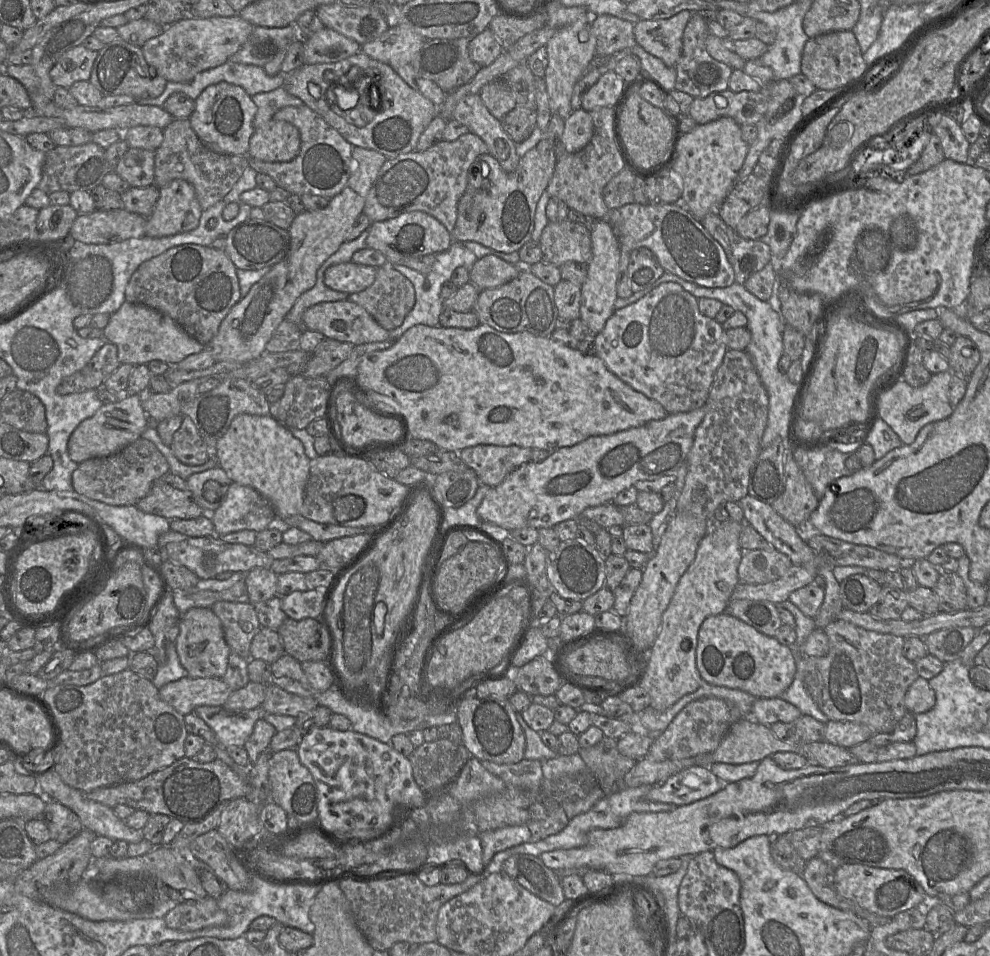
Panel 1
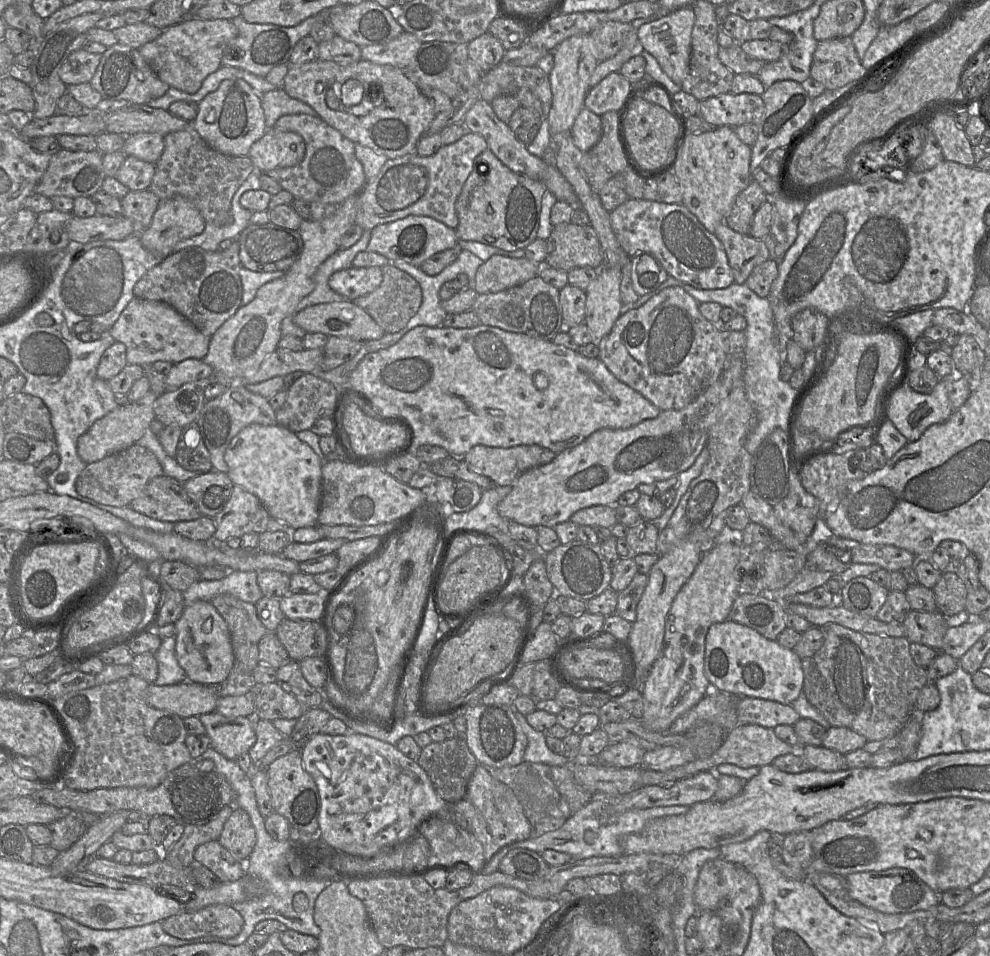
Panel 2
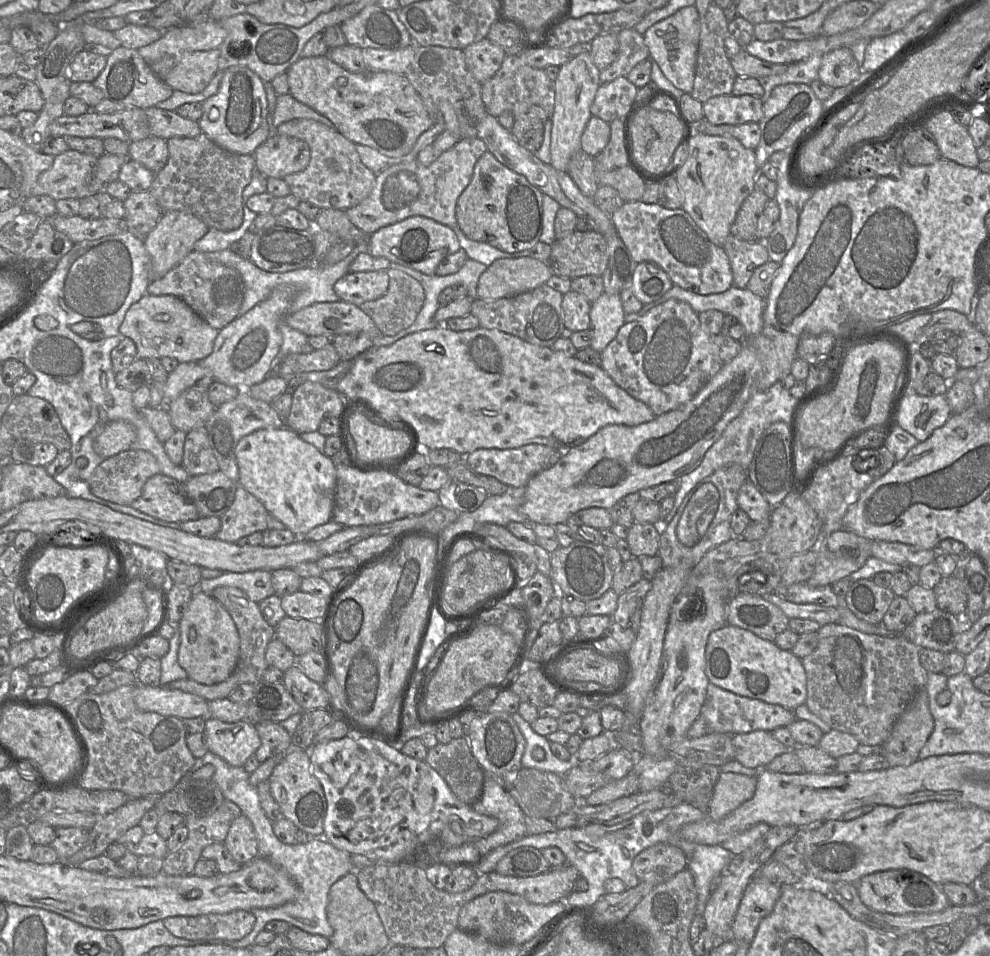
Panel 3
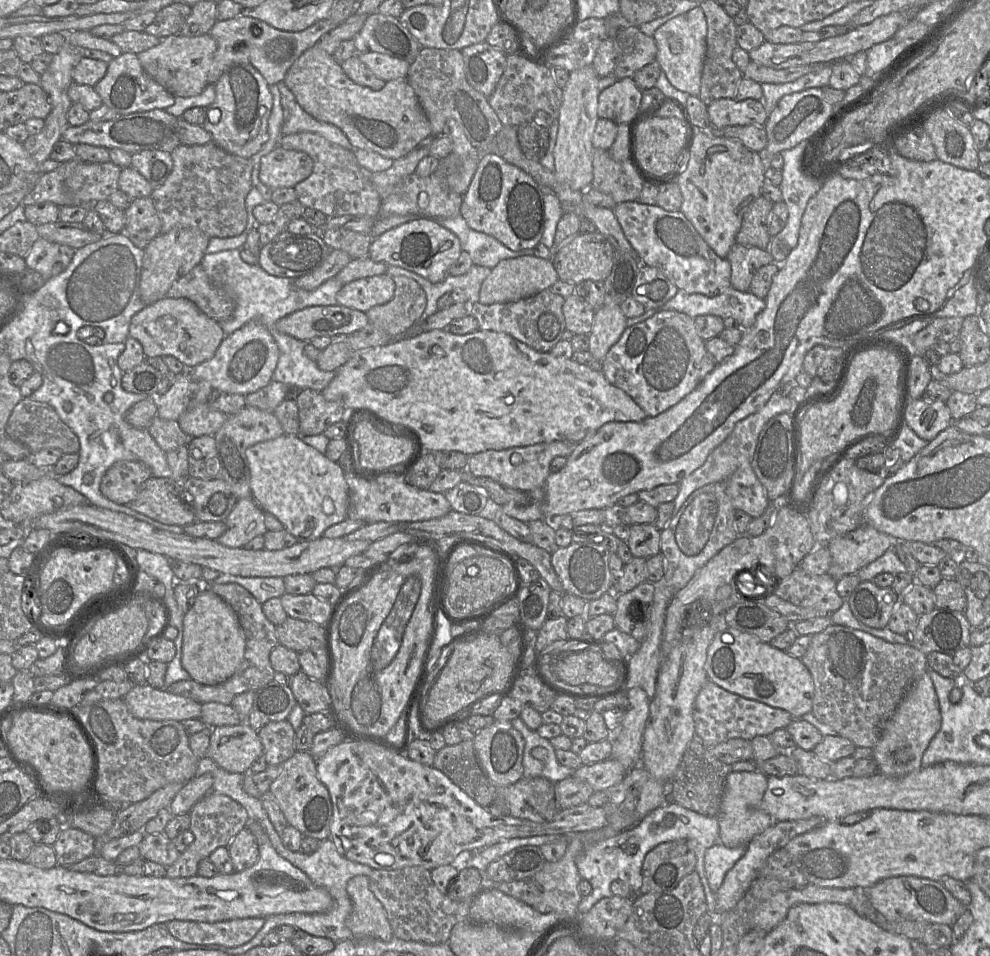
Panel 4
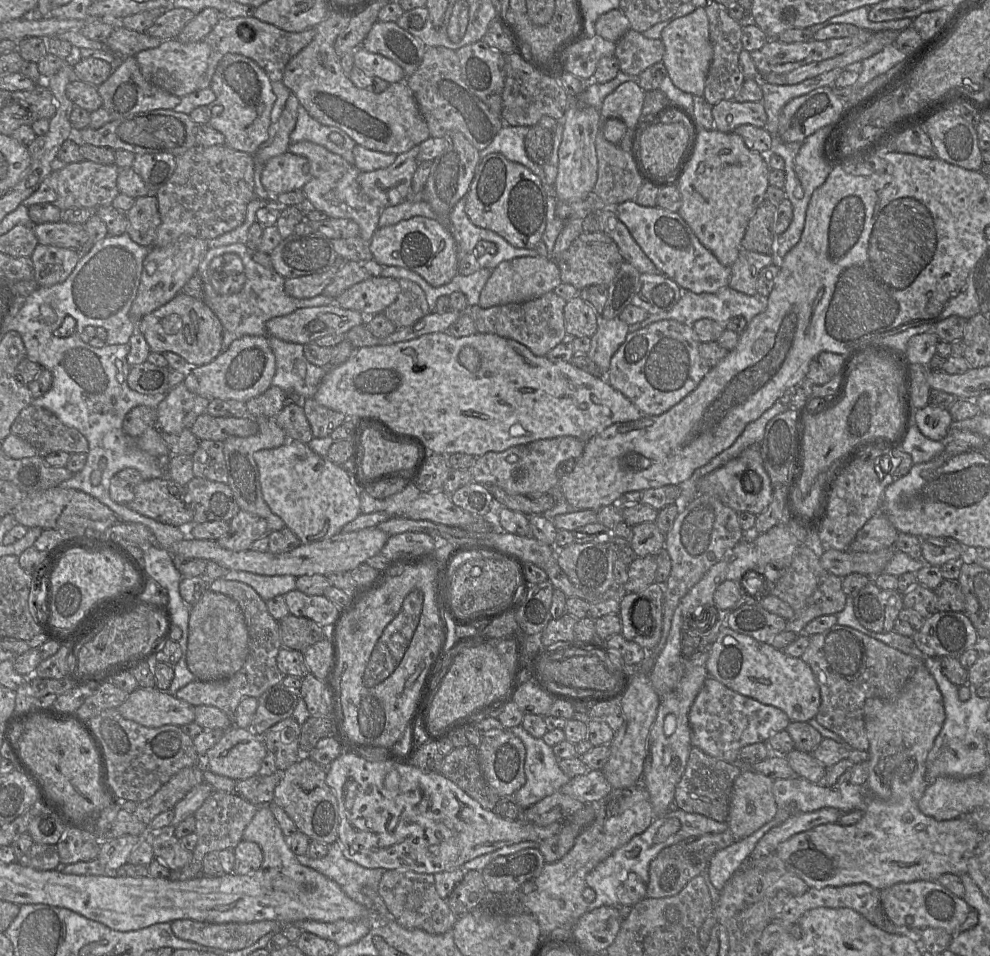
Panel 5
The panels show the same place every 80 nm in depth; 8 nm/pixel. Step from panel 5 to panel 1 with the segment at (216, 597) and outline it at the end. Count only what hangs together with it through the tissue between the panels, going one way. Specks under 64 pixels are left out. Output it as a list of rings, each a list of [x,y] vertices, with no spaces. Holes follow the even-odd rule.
[[[195,607],[180,616],[180,632],[175,640],[176,651],[182,666],[191,678],[223,678],[231,649],[228,646],[221,620],[211,608]]]

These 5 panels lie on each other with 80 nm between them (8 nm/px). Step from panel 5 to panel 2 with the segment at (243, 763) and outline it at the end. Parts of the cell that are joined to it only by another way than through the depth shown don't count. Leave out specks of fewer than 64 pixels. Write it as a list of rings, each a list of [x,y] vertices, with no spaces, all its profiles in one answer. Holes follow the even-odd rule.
[[[217,711],[199,716],[210,738],[210,746],[228,759],[236,760],[241,754],[248,753],[256,742],[255,720],[252,717],[226,717]]]

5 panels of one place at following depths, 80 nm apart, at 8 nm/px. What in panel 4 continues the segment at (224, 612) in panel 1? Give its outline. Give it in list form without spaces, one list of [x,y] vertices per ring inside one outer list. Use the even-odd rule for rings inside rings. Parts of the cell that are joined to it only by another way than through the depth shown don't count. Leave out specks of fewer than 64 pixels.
[[[236,583],[210,584],[210,590],[229,604],[236,613],[245,634],[244,658],[234,674],[220,684],[204,685],[189,679],[175,682],[166,687],[166,690],[201,704],[207,702],[231,704],[235,696],[246,691],[256,691],[274,680],[275,670],[271,666],[269,656],[279,642],[276,635],[276,626],[266,618],[262,611],[262,604],[248,590]]]

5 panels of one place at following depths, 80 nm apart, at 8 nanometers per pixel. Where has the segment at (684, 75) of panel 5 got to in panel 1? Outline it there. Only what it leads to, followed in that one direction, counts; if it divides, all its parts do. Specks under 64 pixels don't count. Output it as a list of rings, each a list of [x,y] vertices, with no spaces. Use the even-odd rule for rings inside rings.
[[[684,10],[668,19],[640,20],[633,27],[636,43],[668,67],[675,67],[682,52],[683,32],[692,15]]]

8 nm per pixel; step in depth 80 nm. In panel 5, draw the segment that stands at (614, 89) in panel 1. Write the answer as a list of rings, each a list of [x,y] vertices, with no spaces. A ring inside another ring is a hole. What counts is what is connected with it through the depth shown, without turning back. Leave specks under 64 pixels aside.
[[[624,82],[604,99],[600,108],[602,119],[620,119],[627,129],[634,129],[641,119],[644,94],[636,82]]]

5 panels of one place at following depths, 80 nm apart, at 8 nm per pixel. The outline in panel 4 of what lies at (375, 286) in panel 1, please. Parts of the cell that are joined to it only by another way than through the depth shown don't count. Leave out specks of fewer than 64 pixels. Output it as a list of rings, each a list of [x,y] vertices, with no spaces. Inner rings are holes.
[[[405,276],[392,278],[395,282],[393,298],[370,308],[366,315],[369,323],[390,336],[397,336],[419,321],[427,299],[425,291],[415,280]]]

